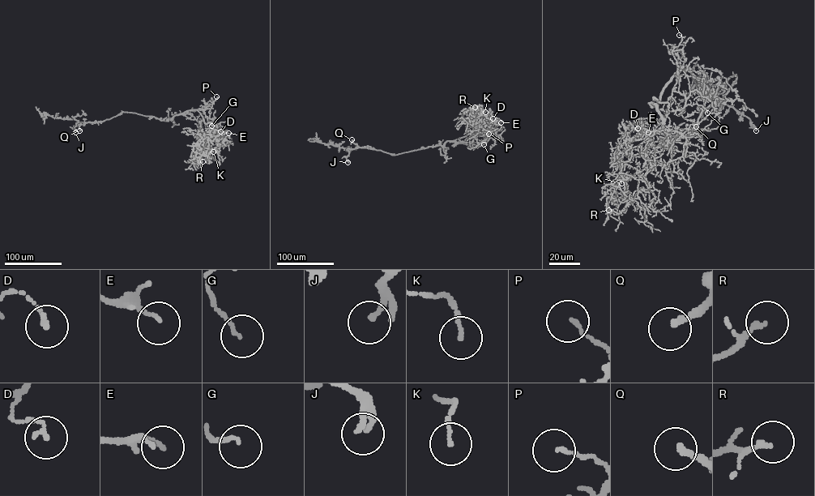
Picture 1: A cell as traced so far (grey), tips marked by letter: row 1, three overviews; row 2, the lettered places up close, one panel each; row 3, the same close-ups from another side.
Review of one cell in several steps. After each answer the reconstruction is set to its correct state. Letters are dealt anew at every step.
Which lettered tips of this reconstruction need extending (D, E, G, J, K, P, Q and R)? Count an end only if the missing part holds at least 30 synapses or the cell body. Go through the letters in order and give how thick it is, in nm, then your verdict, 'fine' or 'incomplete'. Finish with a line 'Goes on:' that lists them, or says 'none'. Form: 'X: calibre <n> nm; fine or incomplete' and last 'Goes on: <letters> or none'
D: calibre 160 nm; fine
E: calibre 120 nm; fine
G: calibre 100 nm; fine
J: calibre 200 nm; fine
K: calibre 130 nm; fine
P: calibre 110 nm; fine
Q: calibre 240 nm; fine
R: calibre 180 nm; fine
Goes on: none

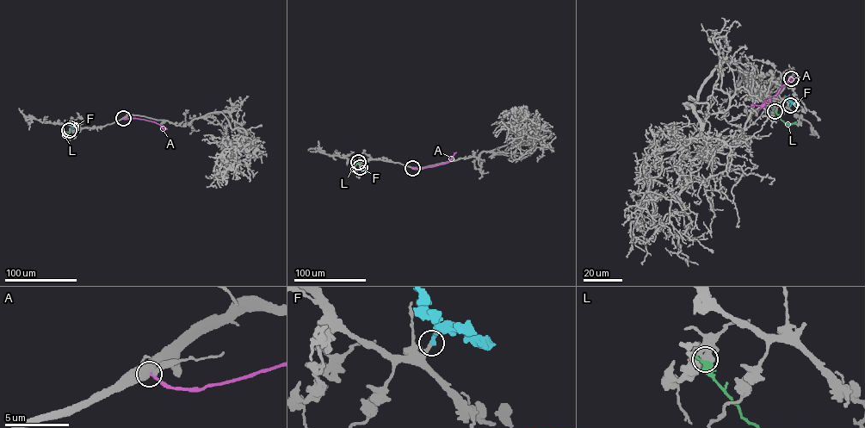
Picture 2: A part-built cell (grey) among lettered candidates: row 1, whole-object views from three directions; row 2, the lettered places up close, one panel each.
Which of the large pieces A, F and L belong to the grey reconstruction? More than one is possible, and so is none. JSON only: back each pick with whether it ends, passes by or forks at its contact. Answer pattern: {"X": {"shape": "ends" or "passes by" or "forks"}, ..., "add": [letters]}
{"F": {"shape": "ends"}, "add": ["F"]}

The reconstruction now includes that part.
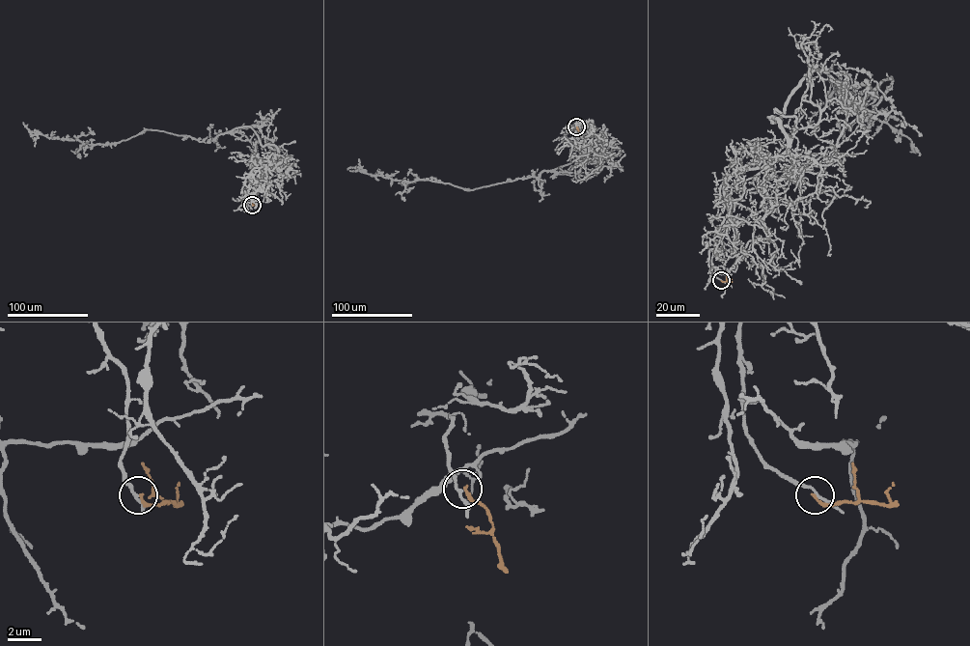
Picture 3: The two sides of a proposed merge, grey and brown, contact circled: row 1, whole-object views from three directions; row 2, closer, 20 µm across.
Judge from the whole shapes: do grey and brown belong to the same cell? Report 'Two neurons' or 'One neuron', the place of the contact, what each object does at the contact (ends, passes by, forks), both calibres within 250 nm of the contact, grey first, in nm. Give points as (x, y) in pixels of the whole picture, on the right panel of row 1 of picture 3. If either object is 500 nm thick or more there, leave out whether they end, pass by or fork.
Two neurons. Place: (721, 280). At the ring grey passes by. At the ring brown ends. Thickness 150 nm (grey) against 200 nm

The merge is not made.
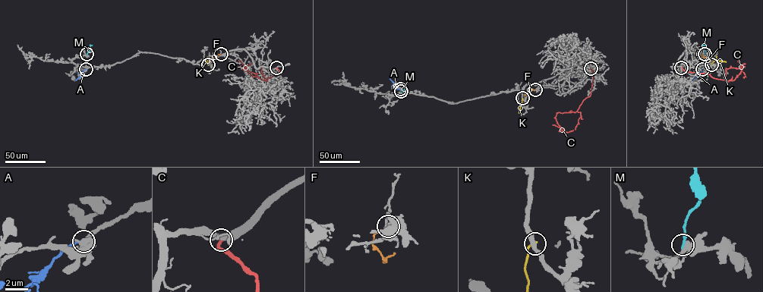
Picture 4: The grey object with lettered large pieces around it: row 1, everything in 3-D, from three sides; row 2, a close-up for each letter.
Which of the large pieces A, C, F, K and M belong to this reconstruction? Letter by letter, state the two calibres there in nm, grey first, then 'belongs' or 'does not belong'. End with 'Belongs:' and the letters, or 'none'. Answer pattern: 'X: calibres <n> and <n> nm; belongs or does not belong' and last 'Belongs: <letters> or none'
A: calibres 420 and 240 nm; does not belong
C: calibres 480 and 280 nm; does not belong
F: calibres 190 and 130 nm; does not belong
K: calibres 400 and 190 nm; does not belong
M: calibres 400 and 280 nm; does not belong
Belongs: none

